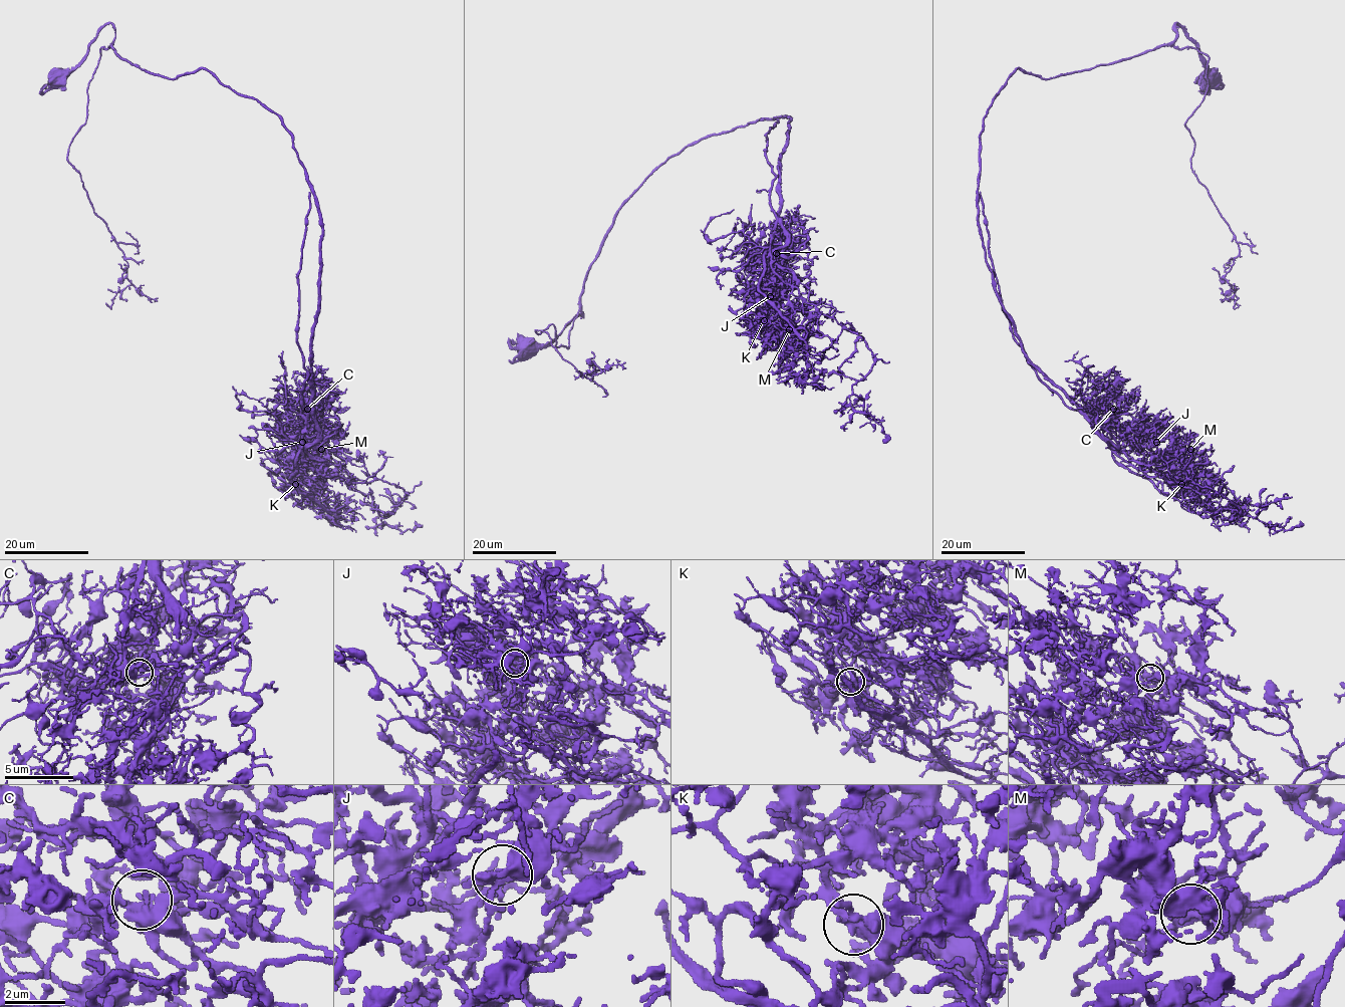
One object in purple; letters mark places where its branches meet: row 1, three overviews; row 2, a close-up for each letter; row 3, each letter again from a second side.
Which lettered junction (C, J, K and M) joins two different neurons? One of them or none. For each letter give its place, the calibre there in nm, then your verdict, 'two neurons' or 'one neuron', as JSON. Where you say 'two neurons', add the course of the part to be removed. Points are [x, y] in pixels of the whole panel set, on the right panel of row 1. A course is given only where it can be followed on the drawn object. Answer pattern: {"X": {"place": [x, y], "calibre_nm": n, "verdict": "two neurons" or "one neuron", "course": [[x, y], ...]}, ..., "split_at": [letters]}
{"C": {"place": [1113, 409], "calibre_nm": 380, "verdict": "one neuron"}, "J": {"place": [1156, 442], "calibre_nm": 300, "verdict": "one neuron"}, "K": {"place": [1181, 484], "calibre_nm": 320, "verdict": "two neurons", "course": [[1180, 485], [1175, 476], [1149, 476], [1124, 461], [1088, 420], [1038, 376], [1015, 339], [1004, 310], [979, 192]]}, "M": {"place": [1190, 449], "calibre_nm": 360, "verdict": "one neuron"}, "split_at": ["K"]}

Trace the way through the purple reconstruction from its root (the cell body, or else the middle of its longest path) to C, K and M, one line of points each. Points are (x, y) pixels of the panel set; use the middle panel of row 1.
C: (528, 349), (546, 347), (583, 316), (589, 264), (617, 210), (650, 174), (708, 136), (784, 116), (776, 253)
K: (528, 349), (546, 347), (583, 316), (589, 264), (617, 210), (650, 174), (708, 136), (784, 116), (764, 320)
M: (528, 349), (583, 316), (589, 264), (650, 174), (708, 136), (779, 116), (770, 247), (813, 302), (789, 329)

